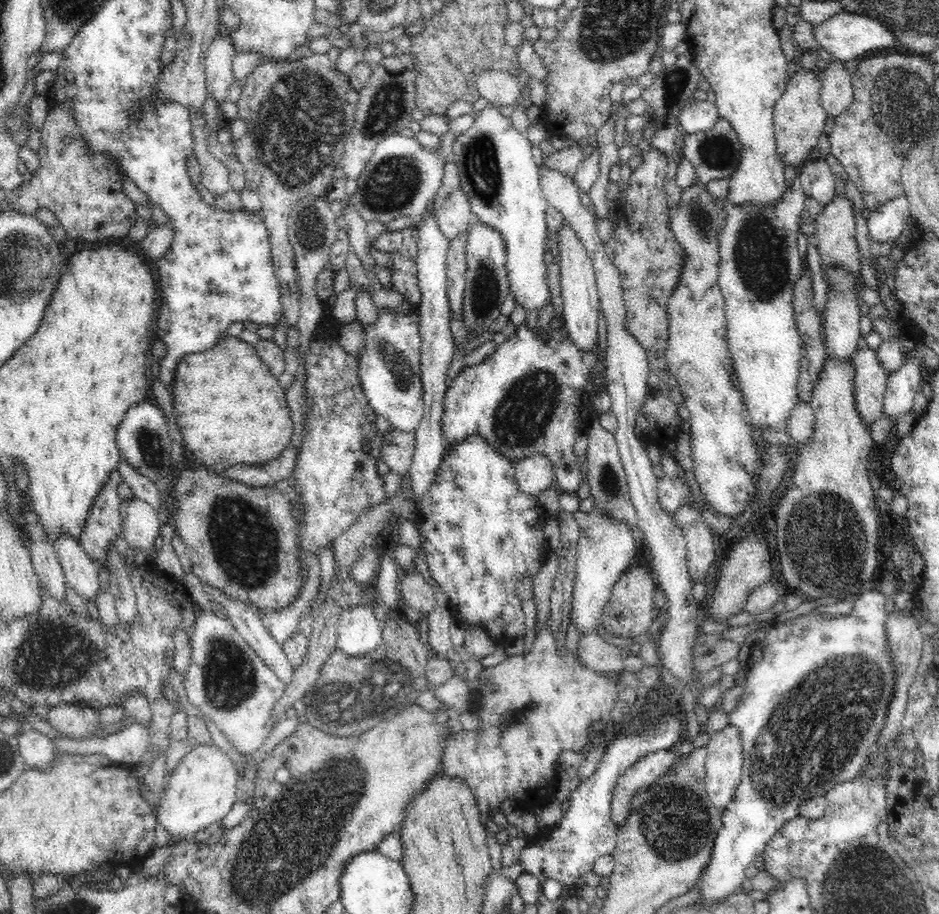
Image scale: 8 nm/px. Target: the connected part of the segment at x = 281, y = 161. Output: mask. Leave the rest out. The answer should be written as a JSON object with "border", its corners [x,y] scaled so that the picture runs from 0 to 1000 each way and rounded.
{"border":[[[353,49],[346,59],[329,58],[319,66],[280,65],[262,84],[251,111],[252,129],[262,133],[264,143],[250,158],[250,171],[262,185],[262,206],[273,210],[278,218],[277,232],[285,252],[293,303],[301,315],[311,319],[318,319],[313,275],[307,264],[307,237],[311,225],[328,214],[348,214],[355,202],[356,186],[364,174],[370,147],[378,135],[382,100],[377,98],[370,82],[359,75],[363,56]]]}

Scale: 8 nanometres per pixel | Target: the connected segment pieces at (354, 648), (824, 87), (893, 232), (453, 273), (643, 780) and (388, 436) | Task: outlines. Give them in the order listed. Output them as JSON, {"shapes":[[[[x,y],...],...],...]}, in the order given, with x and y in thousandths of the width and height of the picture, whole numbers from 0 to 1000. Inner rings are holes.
{"shapes":[[[[392,662],[368,664],[358,686],[359,711],[370,718],[382,719],[397,713],[407,701],[405,678]]],[[[886,65],[873,75],[873,86],[873,114],[881,127],[891,128],[906,115],[909,101],[907,80],[899,73],[899,68]]],[[[963,213],[944,221],[935,230],[927,231],[922,245],[927,263],[953,265],[967,246],[974,244],[970,235],[969,223]]],[[[498,252],[488,256],[486,260],[478,265],[475,281],[476,309],[475,317],[481,344],[490,350],[492,348],[492,330],[494,330],[494,318],[496,309],[497,284],[496,269]]],[[[712,819],[682,829],[673,840],[669,840],[653,865],[651,898],[657,904],[662,904],[671,893],[671,877],[676,870],[681,865],[688,865],[700,856],[720,832],[720,826]]],[[[424,469],[410,473],[407,481],[406,501],[413,508],[414,514],[426,521],[436,515],[441,493],[443,493],[442,474]]]]}

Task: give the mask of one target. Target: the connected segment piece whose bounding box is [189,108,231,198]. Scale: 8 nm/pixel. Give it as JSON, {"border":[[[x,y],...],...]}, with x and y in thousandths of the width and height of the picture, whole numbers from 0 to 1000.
{"border":[[[202,118],[201,123],[207,150],[206,168],[210,172],[214,183],[214,205],[222,207],[229,217],[237,214],[246,208],[243,184],[219,161],[219,132],[217,132],[216,121]]]}

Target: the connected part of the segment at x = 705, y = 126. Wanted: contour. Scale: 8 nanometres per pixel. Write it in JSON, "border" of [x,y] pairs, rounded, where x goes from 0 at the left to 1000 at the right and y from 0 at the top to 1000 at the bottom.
{"border":[[[743,111],[737,116],[728,116],[723,125],[725,144],[739,147],[756,142],[765,131],[764,116],[756,111]]]}

